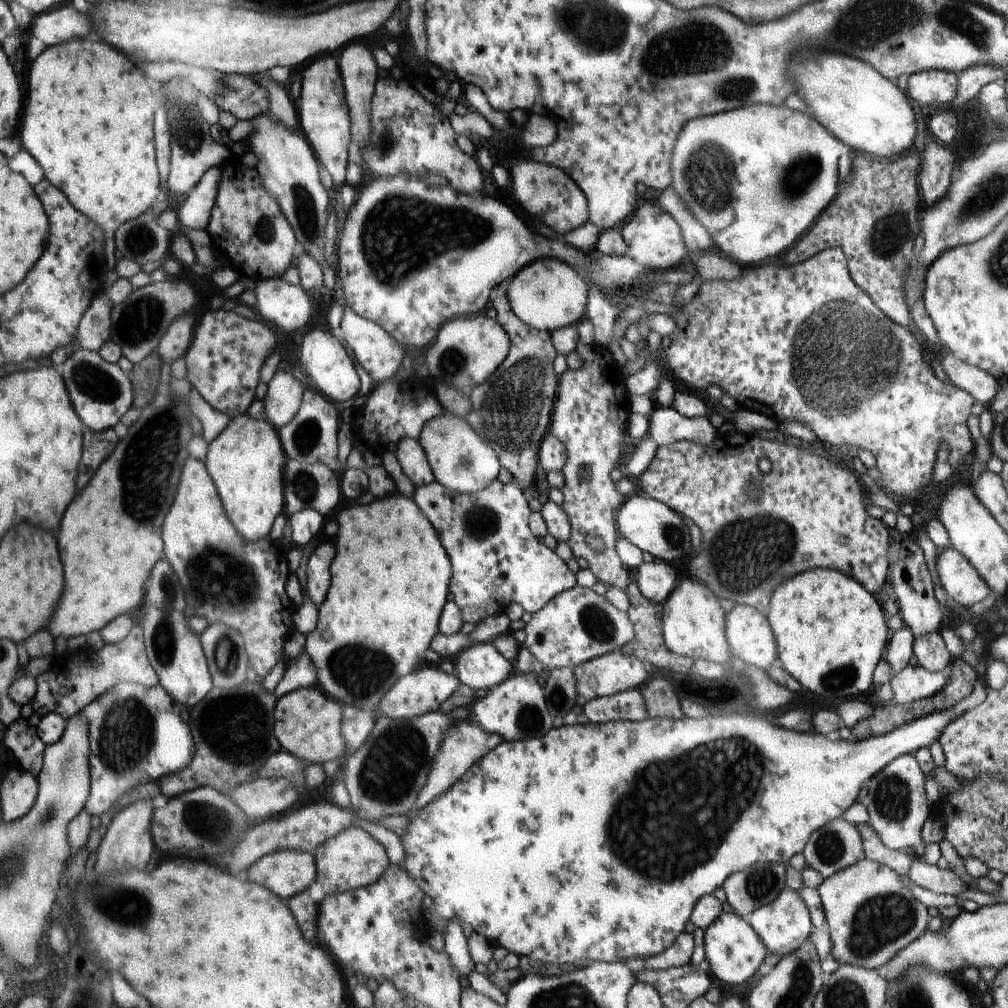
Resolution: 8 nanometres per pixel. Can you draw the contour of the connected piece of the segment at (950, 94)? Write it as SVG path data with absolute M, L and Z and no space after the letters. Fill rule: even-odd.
M939 70L914 73L908 79L908 96L924 109L931 109L933 105L946 107L956 96L957 78L955 74Z

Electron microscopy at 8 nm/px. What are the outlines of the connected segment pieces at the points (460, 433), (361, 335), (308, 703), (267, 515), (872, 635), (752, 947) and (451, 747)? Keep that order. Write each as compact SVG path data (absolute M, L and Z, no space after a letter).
M444 412L432 418L426 422L419 442L425 450L426 459L429 460L434 478L448 490L470 494L470 492L488 488L498 478L500 460L495 450L480 439L463 416L458 417Z
M348 306L344 307L344 317L338 332L353 350L354 358L372 376L375 383L382 382L382 380L391 380L392 376L396 374L396 370L400 368L402 358L404 358L404 348L396 342L396 339L384 327L378 326L377 323L371 322L369 319L361 318Z
M316 686L289 692L278 698L277 710L274 710L274 735L284 751L306 765L338 761L346 753L342 704Z
M242 414L232 417L228 428L208 446L204 463L209 474L214 474L213 482L218 482L217 490L222 494L221 502L226 502L225 512L230 514L230 522L247 543L261 541L284 510L282 470L286 456L280 442L276 430L265 418L254 420Z
M820 568L820 570L806 570L806 574L798 574L798 578L790 578L790 582L786 582L786 586L778 586L778 594L773 594L773 596L774 602L770 602L770 610L768 610L770 618L768 620L770 627L773 628L773 634L777 638L780 664L794 680L797 680L804 688L808 688L814 694L824 696L824 698L848 698L848 696L854 696L854 694L862 694L872 686L872 672L874 672L874 666L880 662L882 652L886 648L888 628L886 628L886 618L884 618L882 608L878 606L874 596L863 585L860 586L854 578L850 578L850 576L842 574L842 572Z
M722 911L704 933L705 966L710 968L714 976L726 984L742 984L750 976L756 974L768 949L757 931L744 922L736 913Z
M458 722L458 726L450 726L454 730L450 730L450 738L442 740L442 746L436 754L434 760L434 769L430 774L430 778L426 780L426 785L422 790L421 797L418 798L418 809L424 808L426 804L433 802L438 796L446 793L450 786L457 784L465 774L472 769L478 762L484 760L494 749L504 741L502 736L498 734L490 734L486 732L480 724L472 724L472 722Z

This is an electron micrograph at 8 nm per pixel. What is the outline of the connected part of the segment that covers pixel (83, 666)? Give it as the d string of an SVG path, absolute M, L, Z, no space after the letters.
M138 624L132 626L122 642L104 644L98 650L92 650L86 645L78 651L66 650L64 654L51 658L50 669L37 676L35 681L37 695L30 703L34 713L42 718L54 712L64 719L74 718L88 704L118 683L135 683L153 688L160 682L148 661L142 626Z

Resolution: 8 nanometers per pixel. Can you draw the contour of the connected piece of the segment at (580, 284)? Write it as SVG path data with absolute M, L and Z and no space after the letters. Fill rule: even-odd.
M540 258L527 265L512 278L512 283L506 289L506 298L509 298L517 318L534 329L550 333L581 322L584 310L587 310L588 288L574 270L568 264L550 258Z

